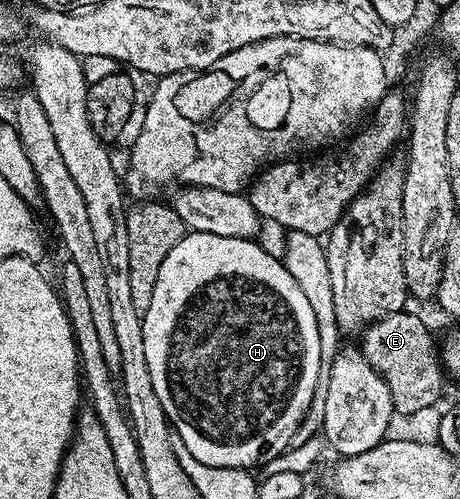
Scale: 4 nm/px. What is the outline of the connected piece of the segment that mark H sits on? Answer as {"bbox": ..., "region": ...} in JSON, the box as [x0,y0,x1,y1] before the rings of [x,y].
{"bbox":[144,232,321,470],"region":[[[187,232],[168,251],[167,257],[160,264],[159,274],[156,275],[151,291],[151,302],[144,312],[144,352],[148,354],[148,372],[152,375],[152,387],[156,387],[160,407],[164,407],[173,432],[178,433],[180,439],[184,439],[188,451],[192,451],[192,455],[196,455],[200,463],[208,463],[208,467],[253,470],[254,465],[260,464],[261,461],[263,464],[276,459],[295,440],[298,425],[305,417],[316,390],[321,361],[320,332],[317,331],[316,315],[313,314],[307,296],[300,289],[300,283],[296,283],[277,256],[270,256],[269,251],[261,249],[258,243],[254,239]]]}

